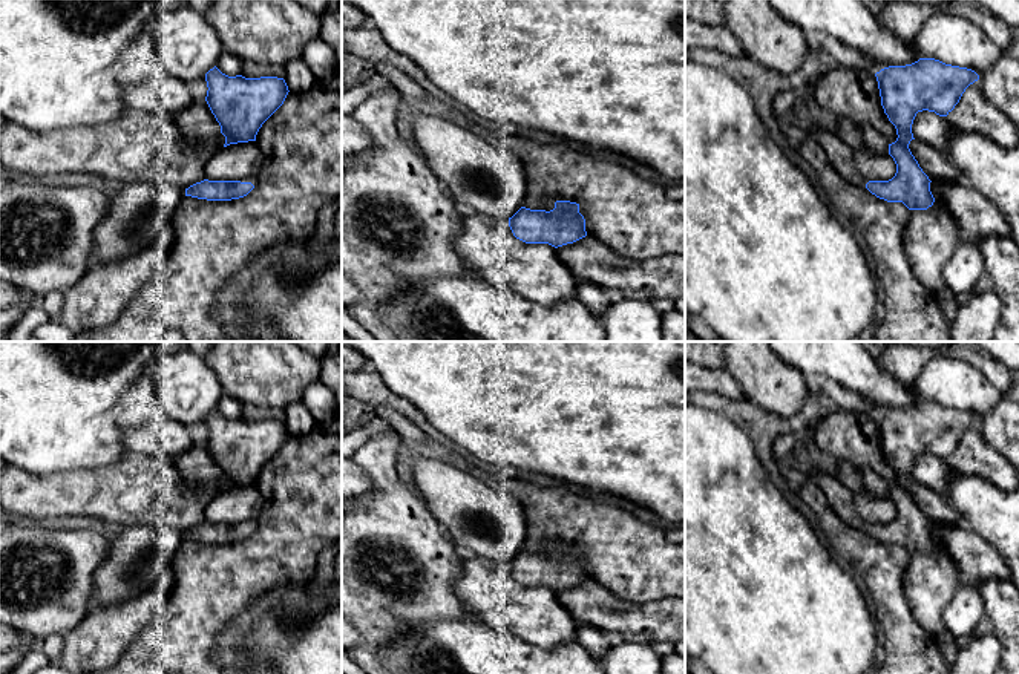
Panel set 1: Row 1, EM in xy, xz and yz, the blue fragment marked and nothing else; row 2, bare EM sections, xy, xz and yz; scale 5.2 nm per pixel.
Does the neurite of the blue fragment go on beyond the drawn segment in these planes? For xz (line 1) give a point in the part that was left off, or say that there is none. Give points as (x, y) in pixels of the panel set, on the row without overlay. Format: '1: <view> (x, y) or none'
1: none

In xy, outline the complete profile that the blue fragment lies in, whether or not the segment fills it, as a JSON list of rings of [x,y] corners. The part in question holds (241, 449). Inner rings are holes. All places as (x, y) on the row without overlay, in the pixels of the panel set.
[[[216,409],[205,417],[205,444],[225,479],[224,490],[256,484],[262,467],[283,447],[288,429],[283,421],[228,420]]]

